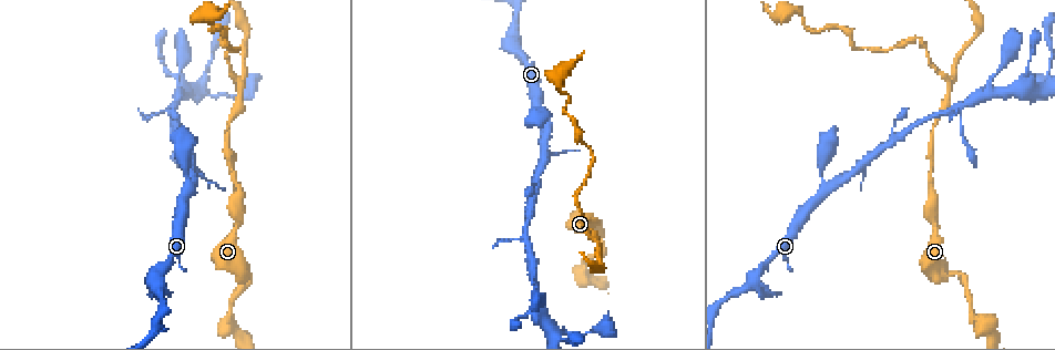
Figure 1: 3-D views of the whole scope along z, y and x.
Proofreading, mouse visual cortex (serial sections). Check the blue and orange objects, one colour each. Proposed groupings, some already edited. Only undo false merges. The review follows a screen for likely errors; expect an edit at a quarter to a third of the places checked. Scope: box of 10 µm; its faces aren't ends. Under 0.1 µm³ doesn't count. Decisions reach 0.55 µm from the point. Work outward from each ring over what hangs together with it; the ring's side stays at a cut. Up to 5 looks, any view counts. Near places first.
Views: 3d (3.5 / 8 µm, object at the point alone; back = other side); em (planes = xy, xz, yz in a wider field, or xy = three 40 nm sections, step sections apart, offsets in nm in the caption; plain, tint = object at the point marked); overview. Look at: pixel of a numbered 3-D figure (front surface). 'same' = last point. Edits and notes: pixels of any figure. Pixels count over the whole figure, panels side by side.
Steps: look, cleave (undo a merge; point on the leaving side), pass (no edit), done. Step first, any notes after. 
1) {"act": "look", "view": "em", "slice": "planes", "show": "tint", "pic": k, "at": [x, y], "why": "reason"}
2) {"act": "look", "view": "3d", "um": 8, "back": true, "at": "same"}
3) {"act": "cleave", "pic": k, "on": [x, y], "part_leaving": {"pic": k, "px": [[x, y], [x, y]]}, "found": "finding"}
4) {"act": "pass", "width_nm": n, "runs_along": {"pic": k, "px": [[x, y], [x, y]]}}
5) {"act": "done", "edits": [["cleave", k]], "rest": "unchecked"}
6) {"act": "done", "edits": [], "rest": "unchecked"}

{"act": "look", "view": "3d", "um": 3.5, "back": true, "pic": 1, "at": [958, 276], "why": "sharp bend"}

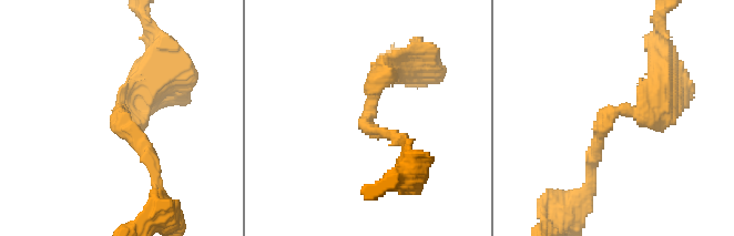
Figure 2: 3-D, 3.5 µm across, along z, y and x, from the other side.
{"act": "look", "view": "em", "slice": "xy", "step": 3, "show": "tint", "pic": 2, "at": [119, 114], "arm_widths_nm": [200, 300], "why": "now the EM"}

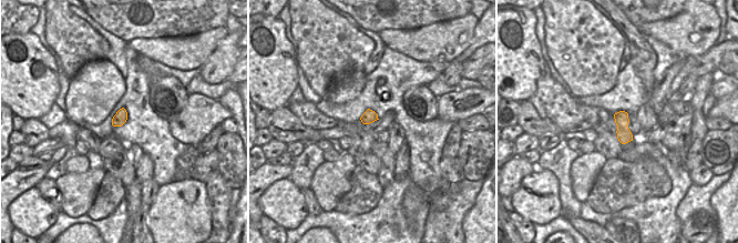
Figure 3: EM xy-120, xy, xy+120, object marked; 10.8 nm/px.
{"act": "pass", "runs_along": {"pic": 2, "px": [[665, 100], [656, 116], [614, 110], [591, 171]]}, "found": "continuous, no second cell"}

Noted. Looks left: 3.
{"act": "look", "view": "3d", "um": 8, "pic": 1, "at": [826, 190], "why": "side arm on a straight run"}

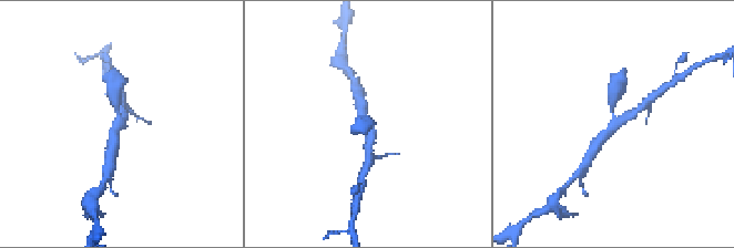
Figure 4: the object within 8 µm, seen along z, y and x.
{"act": "look", "view": "3d", "um": 3.5, "at": "same", "why": "closer look"}

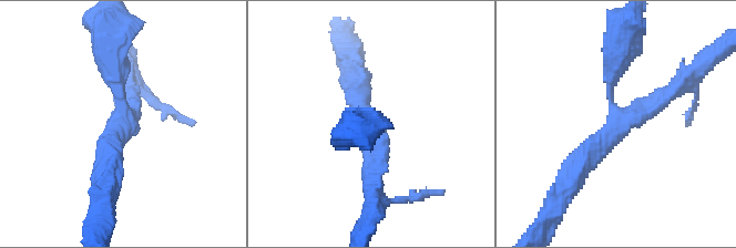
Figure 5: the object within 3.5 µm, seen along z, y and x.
{"act": "look", "view": "em", "slice": "xy", "step": 1, "show": "tint", "pic": 5, "at": [124, 122], "arms": 3, "arm_widths_nm": [250, 250, 350]}

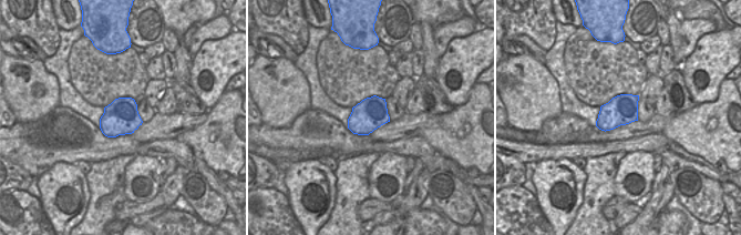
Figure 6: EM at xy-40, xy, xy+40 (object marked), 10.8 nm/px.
{"act": "pass", "runs_along": {"pic": 5, "px": [[575, 175], [624, 117], [678, 86]]}, "found": "continuous, no second cell"}

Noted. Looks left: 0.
{"act": "done", "edits": [], "rest": "unchecked"}

